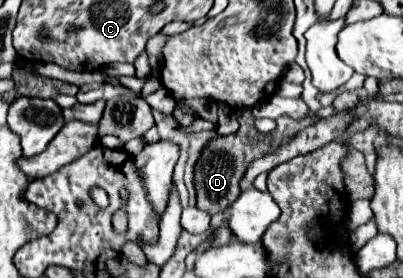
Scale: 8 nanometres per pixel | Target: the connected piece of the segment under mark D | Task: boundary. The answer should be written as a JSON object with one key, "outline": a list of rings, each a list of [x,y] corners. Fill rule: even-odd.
{"outline":[[[238,112],[238,120],[240,120],[240,130],[230,134],[230,136],[216,136],[212,138],[204,148],[202,154],[196,162],[194,168],[194,188],[196,188],[196,208],[212,214],[224,212],[228,206],[232,206],[240,194],[240,180],[248,168],[248,164],[268,152],[272,152],[272,148],[276,148],[278,144],[282,144],[284,140],[288,140],[294,132],[292,132],[292,120],[282,116],[278,120],[278,128],[274,132],[262,134],[254,128],[252,122],[252,114],[250,112]]]}

